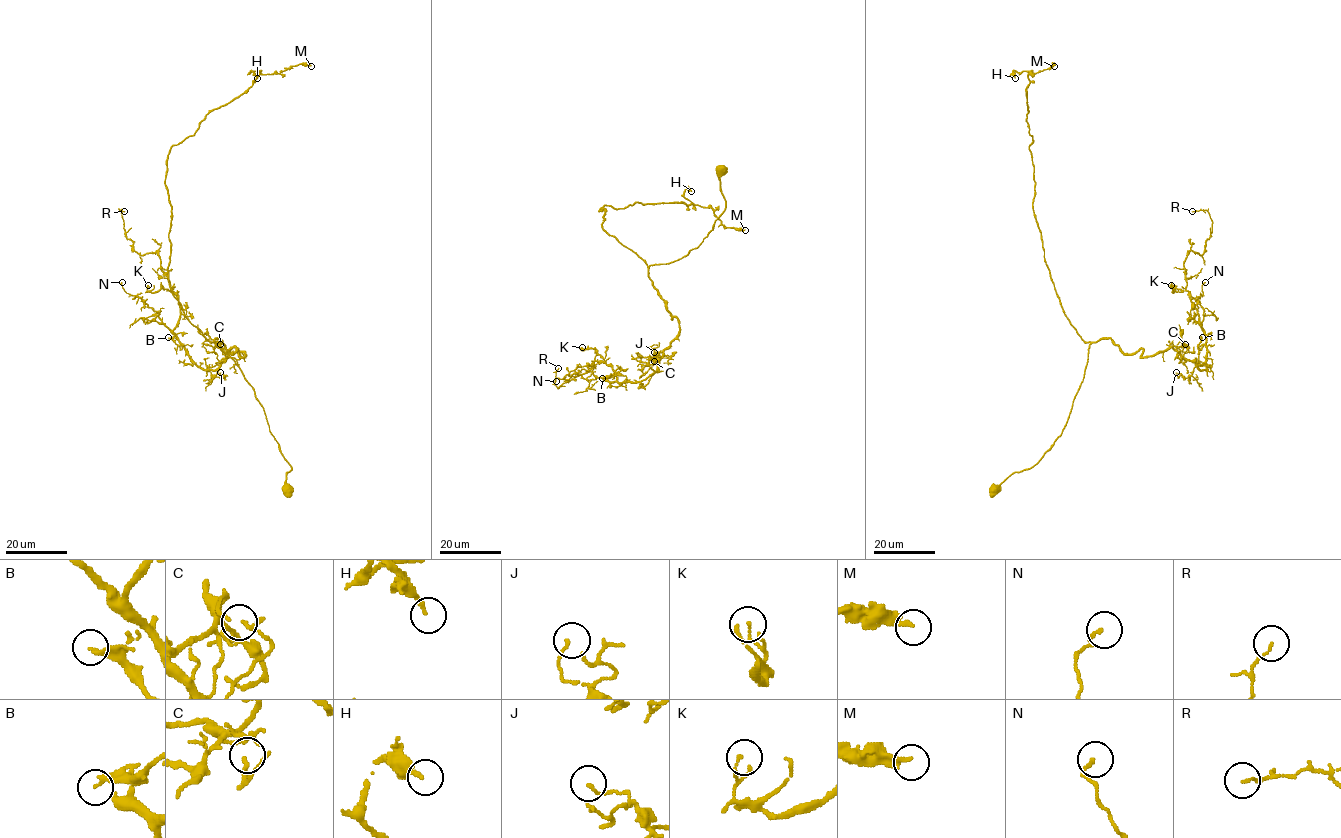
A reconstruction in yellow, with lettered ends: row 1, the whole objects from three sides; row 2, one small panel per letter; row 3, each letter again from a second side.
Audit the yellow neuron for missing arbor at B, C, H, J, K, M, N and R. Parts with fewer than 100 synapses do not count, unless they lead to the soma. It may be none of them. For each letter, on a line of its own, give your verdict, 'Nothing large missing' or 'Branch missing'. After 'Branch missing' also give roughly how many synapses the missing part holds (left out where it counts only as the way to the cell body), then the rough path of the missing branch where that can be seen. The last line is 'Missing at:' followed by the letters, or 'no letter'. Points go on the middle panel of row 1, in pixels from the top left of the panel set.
B: Nothing large missing
C: Nothing large missing
H: Nothing large missing
J: Nothing large missing
K: Nothing large missing
M: Nothing large missing
N: Nothing large missing
R: Nothing large missing
Missing at: no letter

